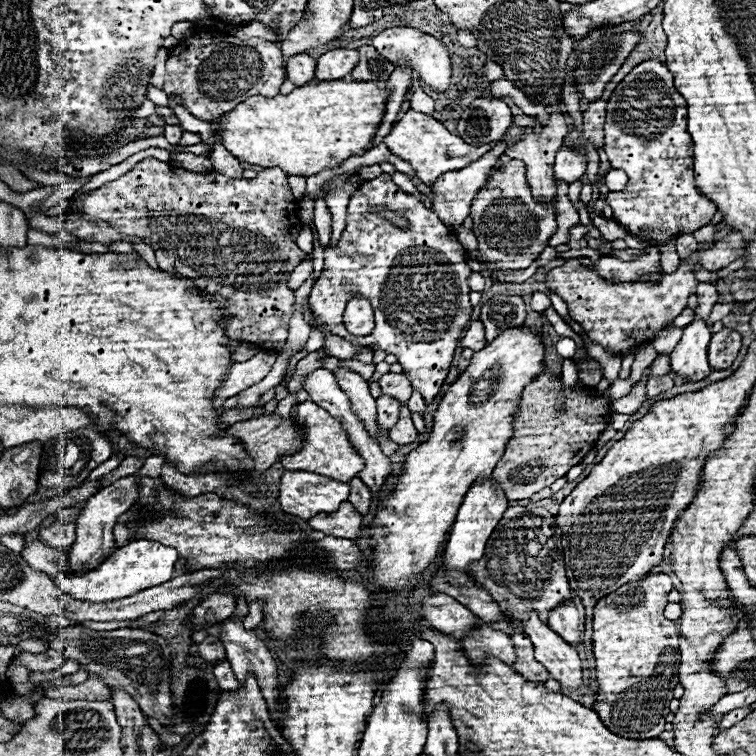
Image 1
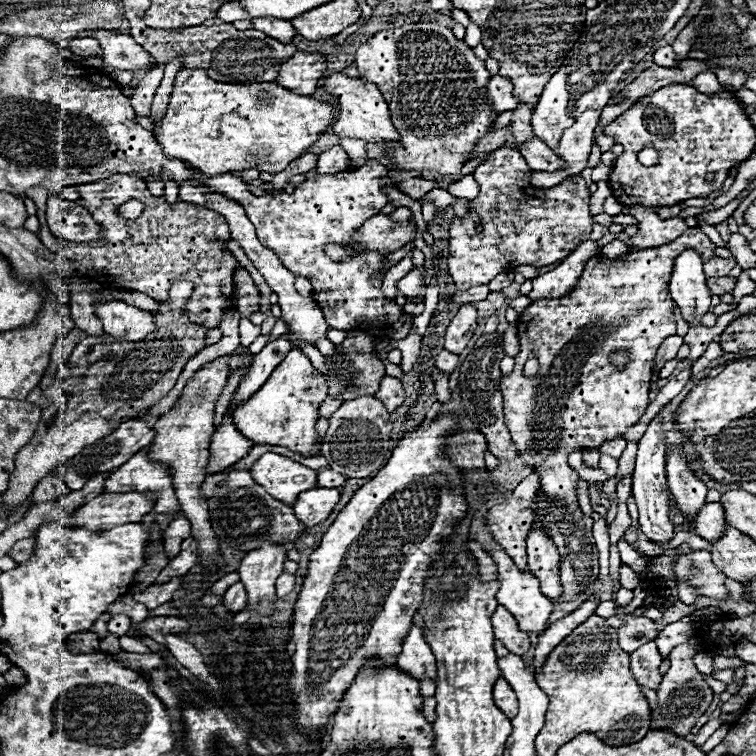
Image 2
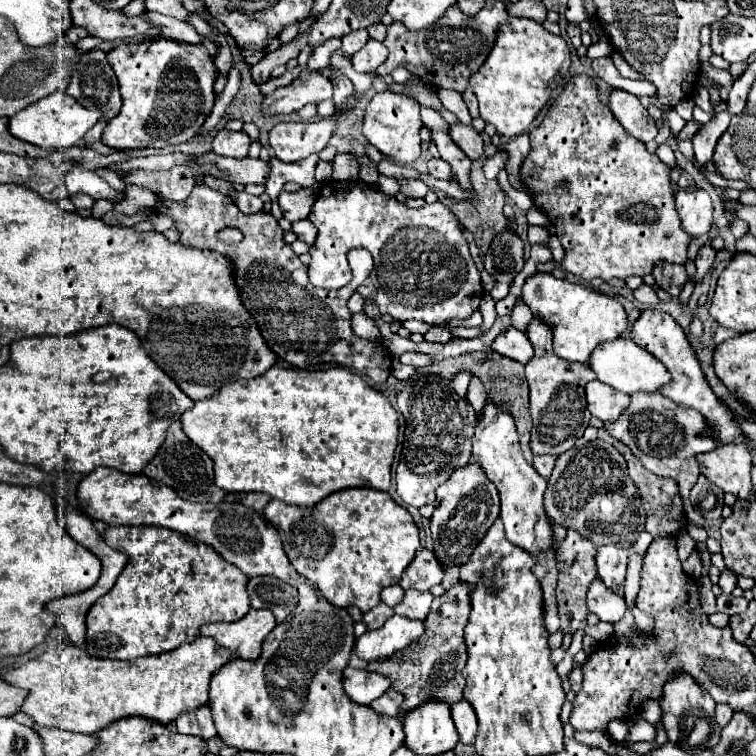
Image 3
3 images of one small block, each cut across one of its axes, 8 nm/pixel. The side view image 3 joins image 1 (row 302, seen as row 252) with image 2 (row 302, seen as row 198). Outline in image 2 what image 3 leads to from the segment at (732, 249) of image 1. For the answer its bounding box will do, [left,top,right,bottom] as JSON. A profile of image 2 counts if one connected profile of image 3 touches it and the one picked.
[500,228,716,502]

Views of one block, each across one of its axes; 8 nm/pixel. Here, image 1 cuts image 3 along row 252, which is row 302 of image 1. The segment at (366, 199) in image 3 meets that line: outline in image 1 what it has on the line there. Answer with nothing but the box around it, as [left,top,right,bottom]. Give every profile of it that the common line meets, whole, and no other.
[310,174,472,404]

